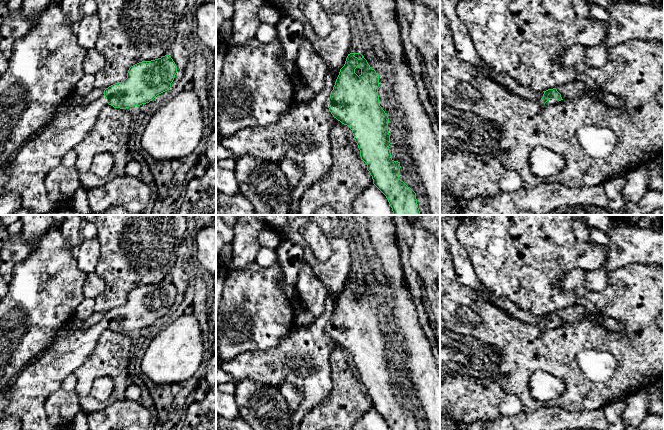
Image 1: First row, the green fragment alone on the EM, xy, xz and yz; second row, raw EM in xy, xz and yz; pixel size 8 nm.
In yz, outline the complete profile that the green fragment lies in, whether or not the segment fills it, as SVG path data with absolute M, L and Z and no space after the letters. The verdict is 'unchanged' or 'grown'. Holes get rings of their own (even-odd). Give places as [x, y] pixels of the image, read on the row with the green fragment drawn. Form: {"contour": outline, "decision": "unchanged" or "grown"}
{"contour": "M556 88L548 89L546 91L543 91L543 97L541 98L541 102L546 105L553 105L561 100L561 94L557 91Z", "decision": "grown"}

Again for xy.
{"contour": "M171 56L142 61L131 66L127 78L104 90L104 95L89 105L71 103L69 109L60 113L51 123L29 138L14 154L8 168L8 181L2 193L13 192L20 196L21 206L29 209L33 215L41 215L57 207L52 202L45 188L48 173L61 164L64 155L80 143L92 130L95 122L106 104L114 108L126 109L149 103L157 95L169 90L177 73L177 66Z", "decision": "grown"}

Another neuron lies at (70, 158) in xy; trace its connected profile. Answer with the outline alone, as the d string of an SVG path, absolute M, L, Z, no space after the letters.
M72 149L64 155L64 157L61 161L61 164L63 164L64 166L67 166L67 167L73 167L73 166L75 166L76 161L77 161L77 154Z

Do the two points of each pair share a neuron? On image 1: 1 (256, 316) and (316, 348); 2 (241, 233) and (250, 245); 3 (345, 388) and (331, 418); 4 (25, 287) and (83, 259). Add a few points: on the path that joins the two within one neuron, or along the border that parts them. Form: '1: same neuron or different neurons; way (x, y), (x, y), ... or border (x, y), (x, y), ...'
1: different neurons; border (297, 327), (277, 346), (270, 348)
2: same neuron; way (244, 236), (247, 242)
3: same neuron; way (345, 395), (337, 405), (337, 411)
4: different neurons; border (76, 259), (77, 266), (87, 274)

